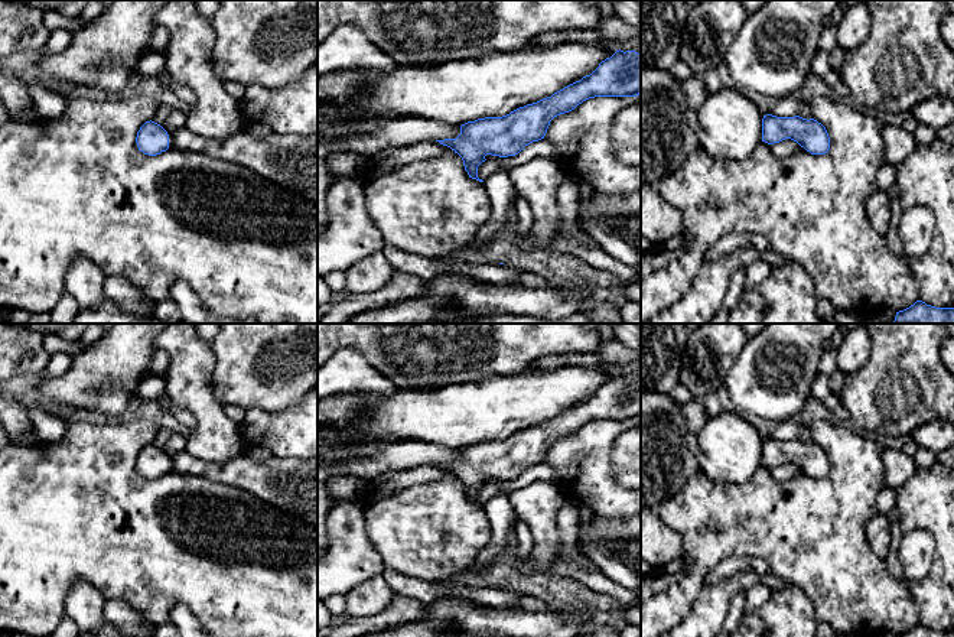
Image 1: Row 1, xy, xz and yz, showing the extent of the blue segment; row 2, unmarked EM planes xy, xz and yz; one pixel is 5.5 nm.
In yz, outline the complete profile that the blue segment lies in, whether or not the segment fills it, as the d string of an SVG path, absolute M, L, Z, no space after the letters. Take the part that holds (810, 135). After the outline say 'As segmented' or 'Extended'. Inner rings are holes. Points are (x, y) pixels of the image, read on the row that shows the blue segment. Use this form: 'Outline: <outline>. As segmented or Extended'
Outline: M766 114L762 118L762 142L779 143L785 139L797 142L811 155L824 155L830 149L830 137L826 127L814 118L776 117Z. As segmented

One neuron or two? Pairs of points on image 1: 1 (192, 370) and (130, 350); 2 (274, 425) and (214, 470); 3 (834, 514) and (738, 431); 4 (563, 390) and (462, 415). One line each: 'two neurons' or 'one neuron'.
1: two neurons
2: two neurons
3: two neurons
4: one neuron

